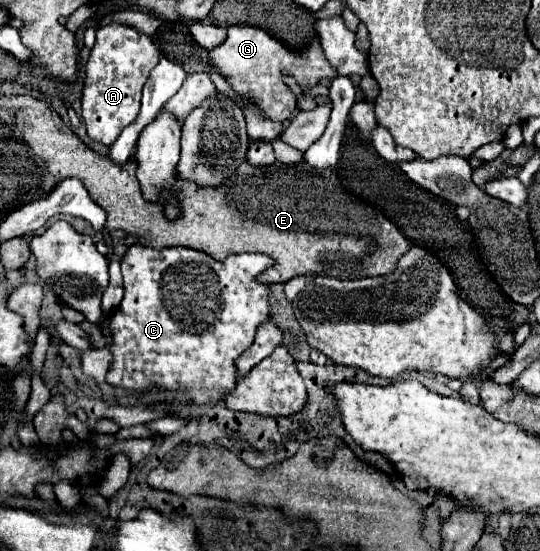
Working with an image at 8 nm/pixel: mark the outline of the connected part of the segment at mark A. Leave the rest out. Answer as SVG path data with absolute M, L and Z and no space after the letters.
M111 22L107 26L97 28L97 40L91 48L89 60L85 64L85 88L83 88L83 122L87 126L87 134L91 140L111 146L119 132L129 126L139 114L139 98L143 84L149 78L149 72L159 62L161 52L149 40L149 36L141 34L137 28Z

